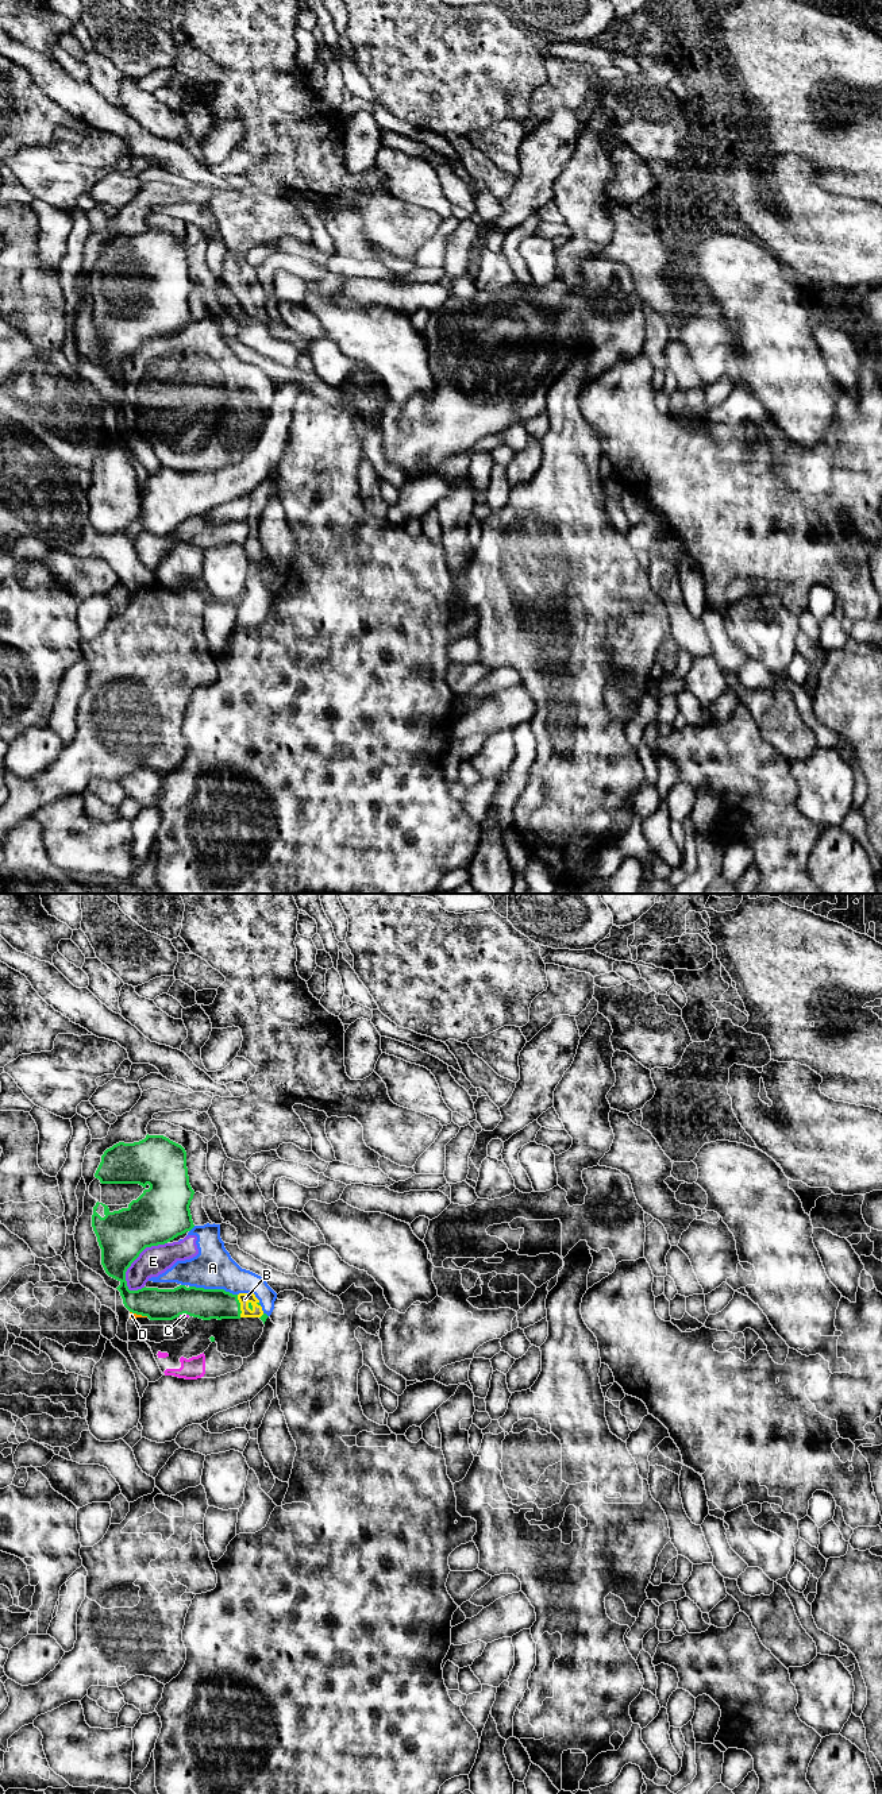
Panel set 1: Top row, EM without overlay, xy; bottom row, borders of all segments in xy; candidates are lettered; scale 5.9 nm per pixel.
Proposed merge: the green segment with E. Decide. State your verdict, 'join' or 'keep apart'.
keep apart

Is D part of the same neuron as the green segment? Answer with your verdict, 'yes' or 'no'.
no

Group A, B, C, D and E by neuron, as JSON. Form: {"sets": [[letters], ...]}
{"sets": [["A", "B", "C", "D", "E"]]}

